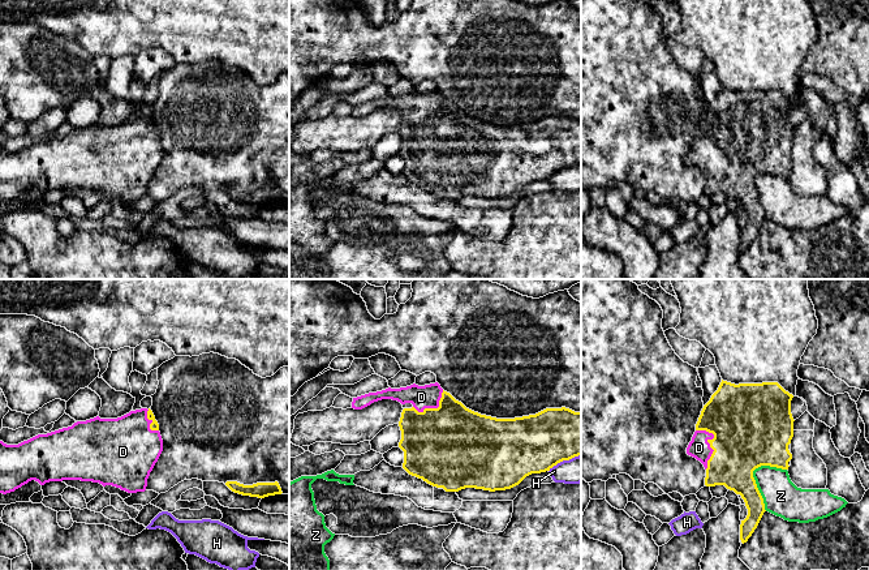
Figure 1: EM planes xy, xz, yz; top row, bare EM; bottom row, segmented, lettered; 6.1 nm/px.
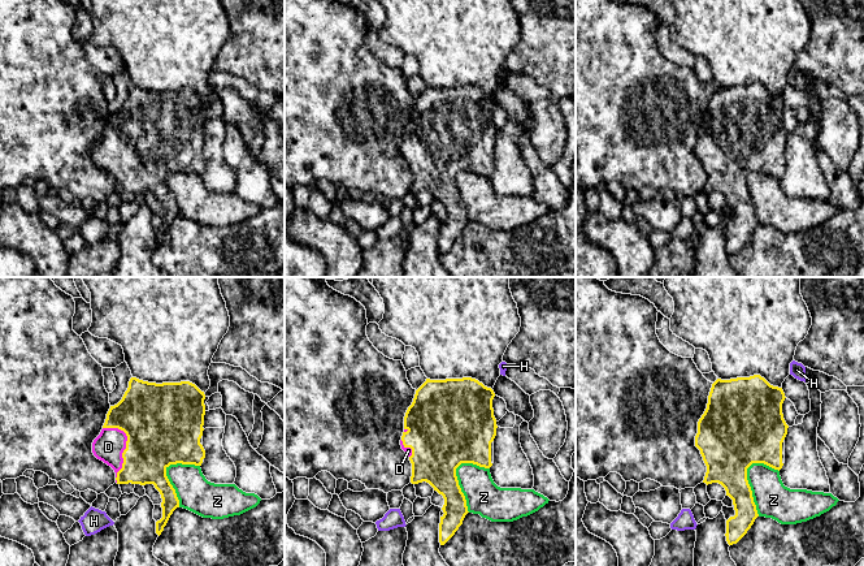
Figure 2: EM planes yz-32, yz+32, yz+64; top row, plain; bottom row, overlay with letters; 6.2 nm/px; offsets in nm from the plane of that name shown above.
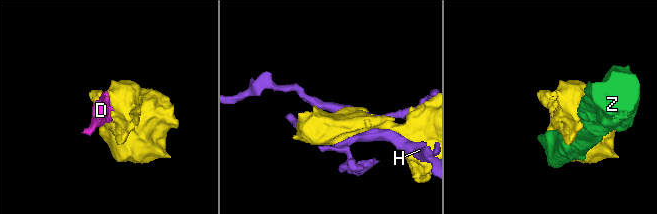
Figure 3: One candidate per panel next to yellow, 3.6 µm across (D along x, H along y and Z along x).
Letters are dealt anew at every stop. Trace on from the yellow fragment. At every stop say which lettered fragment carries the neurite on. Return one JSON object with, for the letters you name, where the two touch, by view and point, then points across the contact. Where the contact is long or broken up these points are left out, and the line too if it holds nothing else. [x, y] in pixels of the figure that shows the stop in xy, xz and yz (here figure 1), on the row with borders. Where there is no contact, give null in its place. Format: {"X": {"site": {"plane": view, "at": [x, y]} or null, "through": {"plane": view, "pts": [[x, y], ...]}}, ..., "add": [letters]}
{"D": {"site": {"plane": "yz", "at": [708, 441]}}, "add": ["D"]}

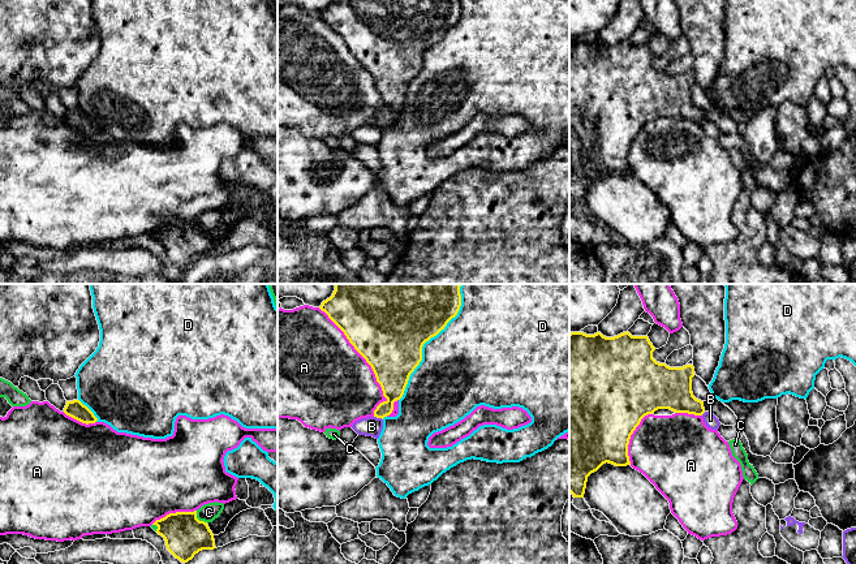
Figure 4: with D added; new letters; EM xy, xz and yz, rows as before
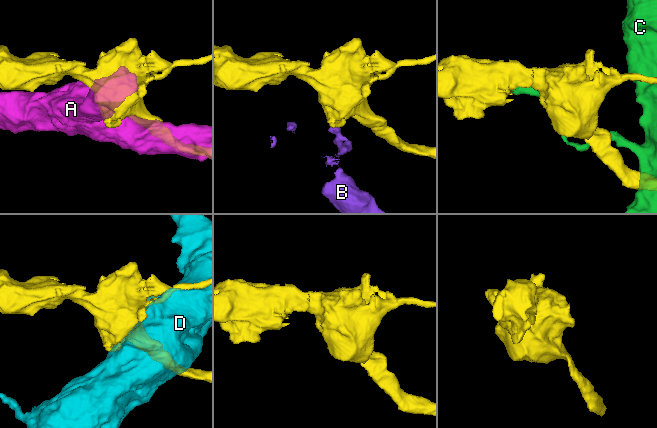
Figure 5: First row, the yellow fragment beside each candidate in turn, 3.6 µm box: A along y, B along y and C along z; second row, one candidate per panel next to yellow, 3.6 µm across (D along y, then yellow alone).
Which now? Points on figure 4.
{"add": []}

